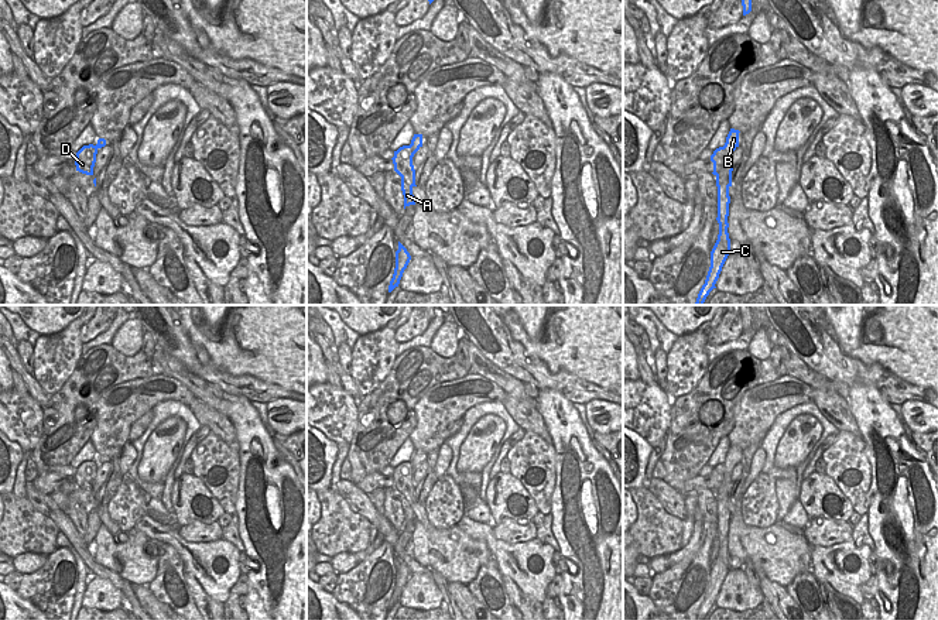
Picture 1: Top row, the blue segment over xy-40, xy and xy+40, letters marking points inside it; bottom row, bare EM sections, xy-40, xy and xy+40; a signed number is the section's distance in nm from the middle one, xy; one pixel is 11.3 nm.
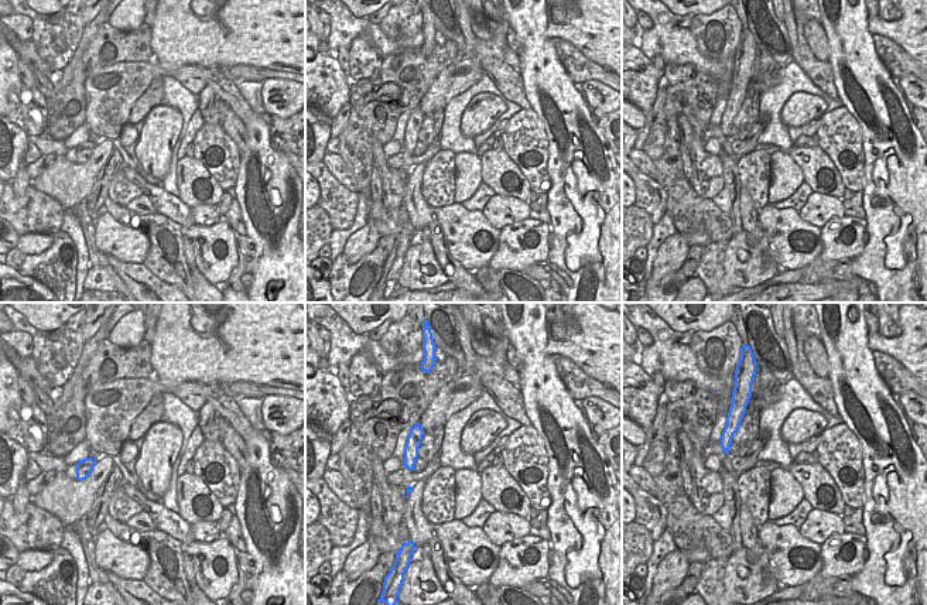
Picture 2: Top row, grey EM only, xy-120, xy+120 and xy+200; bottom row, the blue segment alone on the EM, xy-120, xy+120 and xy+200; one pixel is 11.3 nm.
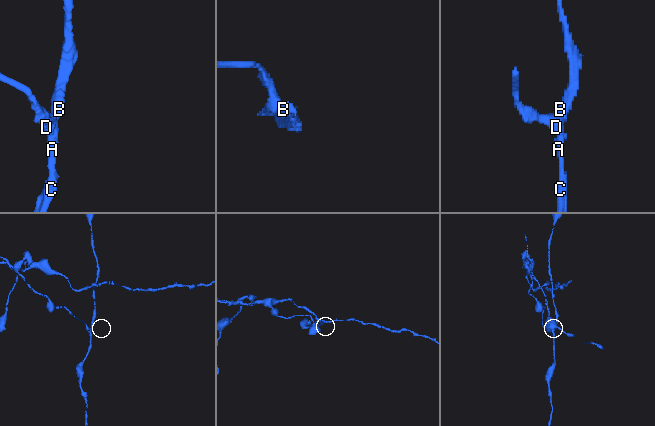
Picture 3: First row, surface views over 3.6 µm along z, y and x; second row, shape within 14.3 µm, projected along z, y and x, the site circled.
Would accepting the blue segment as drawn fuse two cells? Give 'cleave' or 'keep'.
cleave

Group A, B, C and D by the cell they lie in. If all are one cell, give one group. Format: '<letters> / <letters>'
A B C / D

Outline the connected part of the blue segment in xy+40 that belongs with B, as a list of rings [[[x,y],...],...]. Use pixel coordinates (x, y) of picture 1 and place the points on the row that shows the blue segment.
[[[730,129],[726,143],[725,143],[725,162],[720,169],[720,172],[716,175],[716,186],[718,186],[718,223],[719,223],[719,234],[718,240],[711,251],[711,267],[705,280],[705,284],[702,285],[695,305],[704,305],[706,297],[709,292],[716,288],[715,284],[719,278],[719,274],[722,271],[722,267],[730,254],[730,239],[728,233],[728,216],[729,216],[729,188],[732,186],[732,154],[739,147],[739,130]]]

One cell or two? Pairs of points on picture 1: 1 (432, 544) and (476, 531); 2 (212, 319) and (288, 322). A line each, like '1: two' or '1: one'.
1: two
2: two

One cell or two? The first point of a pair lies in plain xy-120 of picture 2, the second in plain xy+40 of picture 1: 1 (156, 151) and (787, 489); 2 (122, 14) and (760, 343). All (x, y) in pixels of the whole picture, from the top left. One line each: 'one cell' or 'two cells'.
1: two cells
2: one cell

